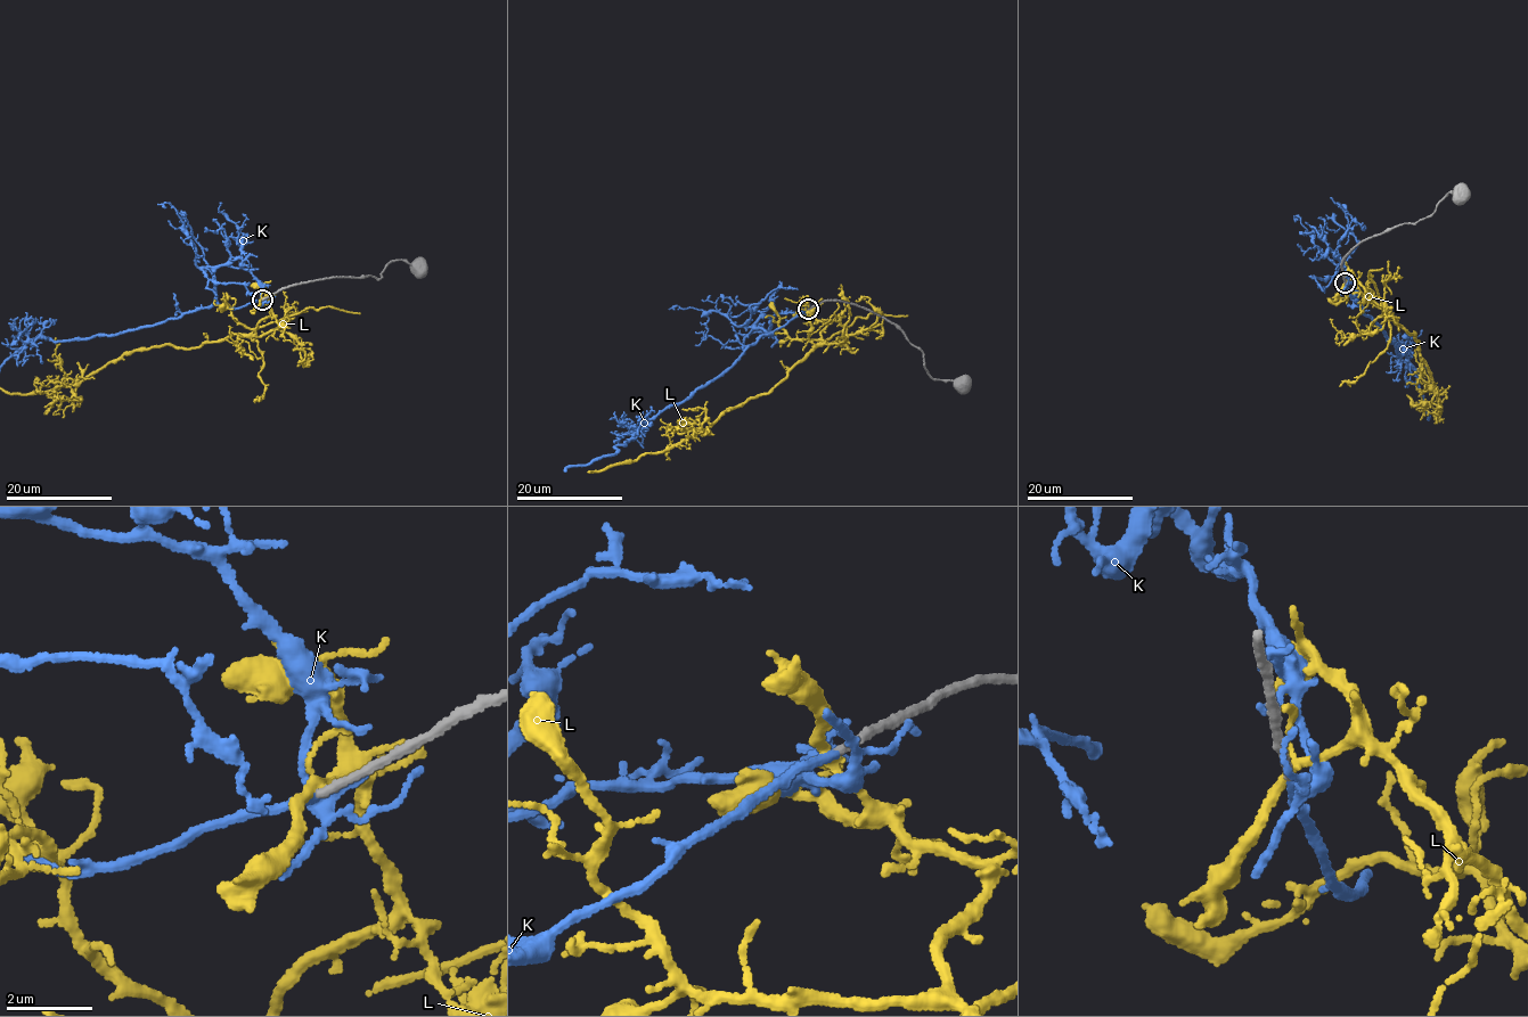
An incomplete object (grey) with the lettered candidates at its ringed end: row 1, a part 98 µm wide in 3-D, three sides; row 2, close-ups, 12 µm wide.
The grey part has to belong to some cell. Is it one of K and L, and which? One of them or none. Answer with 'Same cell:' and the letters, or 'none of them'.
Same cell: K

